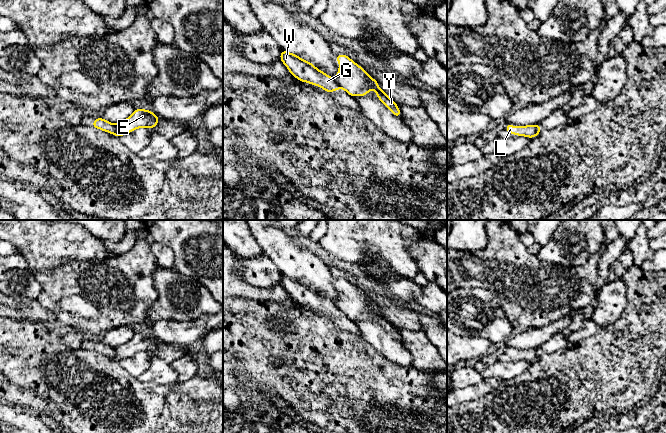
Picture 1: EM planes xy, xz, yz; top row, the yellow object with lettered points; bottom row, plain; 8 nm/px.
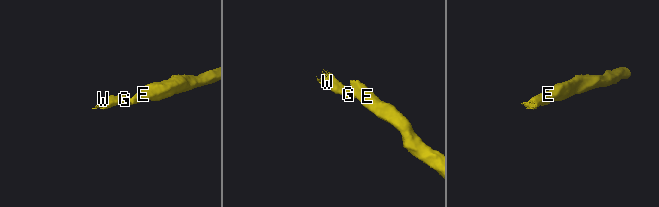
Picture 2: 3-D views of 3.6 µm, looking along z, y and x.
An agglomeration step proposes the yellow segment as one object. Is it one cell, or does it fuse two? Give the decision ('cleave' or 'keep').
cleave

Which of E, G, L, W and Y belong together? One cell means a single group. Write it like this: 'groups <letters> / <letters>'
groups E L Y / G W

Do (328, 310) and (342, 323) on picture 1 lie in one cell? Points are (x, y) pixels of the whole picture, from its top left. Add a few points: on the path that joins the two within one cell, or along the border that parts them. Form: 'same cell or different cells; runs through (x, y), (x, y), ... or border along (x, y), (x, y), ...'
same cell; runs through (331, 312), (339, 320)

